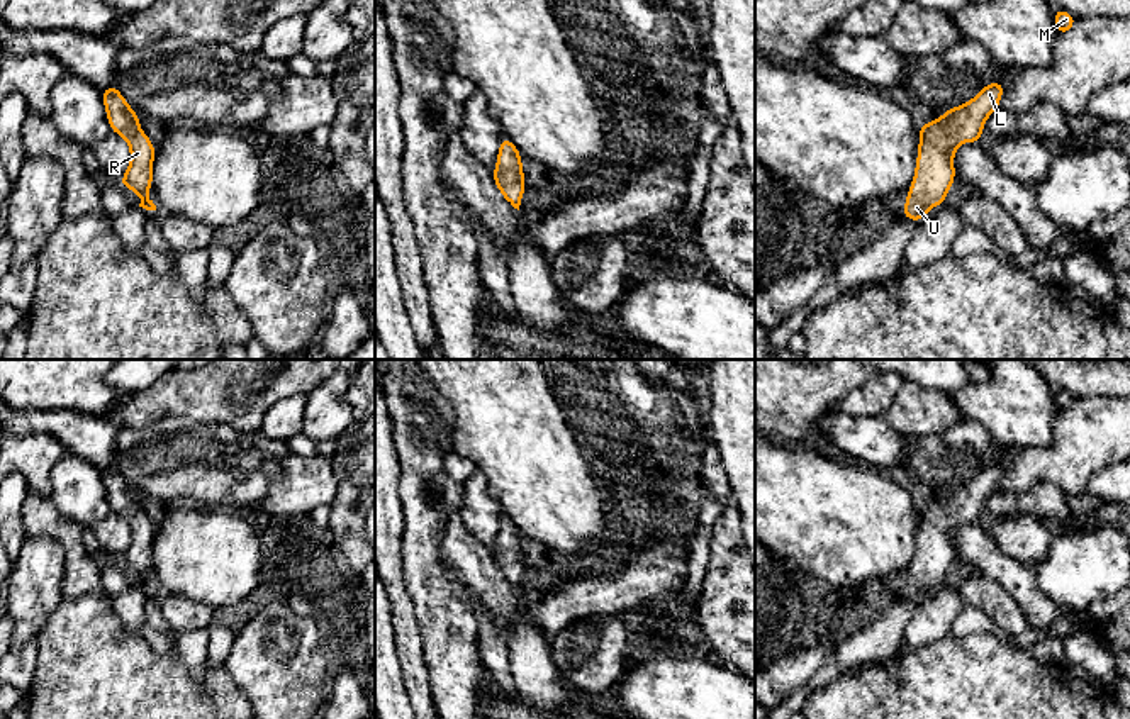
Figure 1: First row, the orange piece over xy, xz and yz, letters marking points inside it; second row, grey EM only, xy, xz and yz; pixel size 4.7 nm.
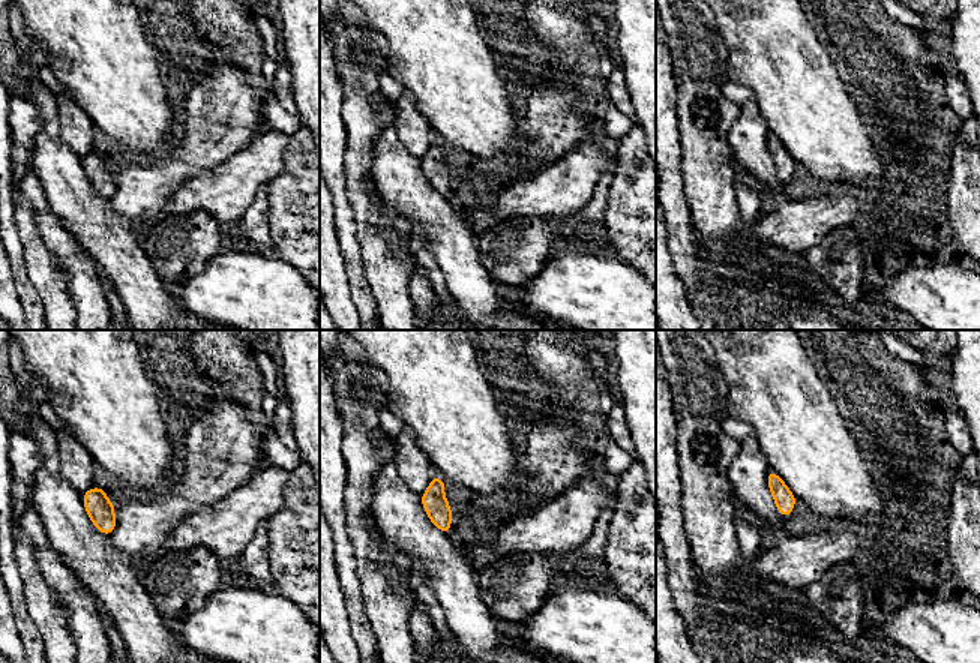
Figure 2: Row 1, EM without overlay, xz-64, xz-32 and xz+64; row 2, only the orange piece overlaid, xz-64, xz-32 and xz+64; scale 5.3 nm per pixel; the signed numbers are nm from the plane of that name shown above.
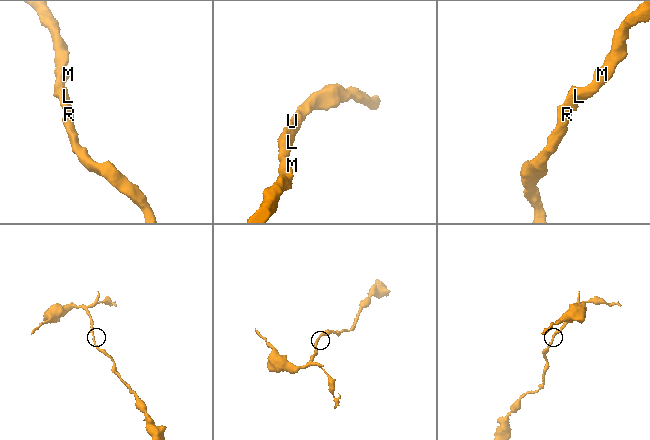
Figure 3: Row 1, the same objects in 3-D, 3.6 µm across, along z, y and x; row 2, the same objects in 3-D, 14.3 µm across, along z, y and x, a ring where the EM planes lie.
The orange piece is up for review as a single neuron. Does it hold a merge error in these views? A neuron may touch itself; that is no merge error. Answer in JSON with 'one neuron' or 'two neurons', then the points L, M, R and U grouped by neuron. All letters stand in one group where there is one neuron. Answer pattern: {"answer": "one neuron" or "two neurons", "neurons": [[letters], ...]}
{"answer": "one neuron", "neurons": [["L", "M", "R", "U"]]}

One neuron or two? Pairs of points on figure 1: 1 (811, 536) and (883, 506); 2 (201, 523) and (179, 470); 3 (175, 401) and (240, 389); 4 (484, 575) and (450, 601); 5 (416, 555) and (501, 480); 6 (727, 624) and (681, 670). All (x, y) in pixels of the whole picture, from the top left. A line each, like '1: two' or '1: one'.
1: one
2: two
3: one
4: two
5: two
6: two

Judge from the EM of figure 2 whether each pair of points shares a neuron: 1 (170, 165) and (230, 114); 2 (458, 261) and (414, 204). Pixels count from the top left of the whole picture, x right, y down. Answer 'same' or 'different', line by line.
1: same
2: same

